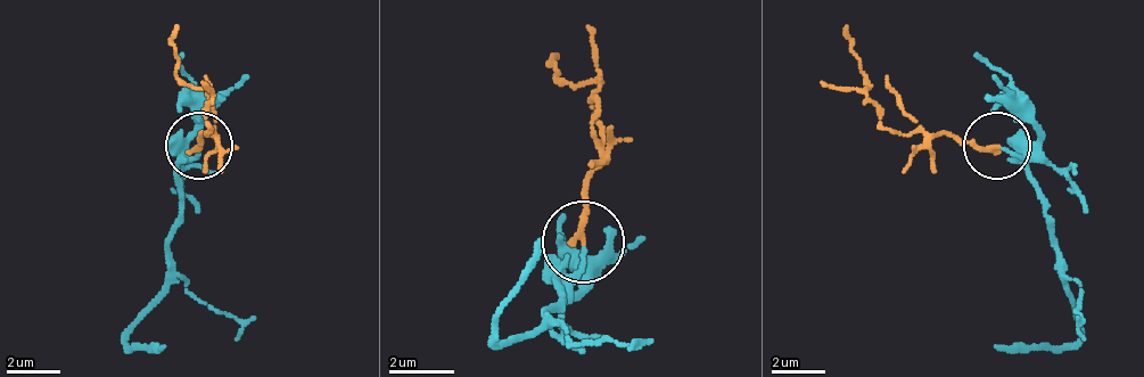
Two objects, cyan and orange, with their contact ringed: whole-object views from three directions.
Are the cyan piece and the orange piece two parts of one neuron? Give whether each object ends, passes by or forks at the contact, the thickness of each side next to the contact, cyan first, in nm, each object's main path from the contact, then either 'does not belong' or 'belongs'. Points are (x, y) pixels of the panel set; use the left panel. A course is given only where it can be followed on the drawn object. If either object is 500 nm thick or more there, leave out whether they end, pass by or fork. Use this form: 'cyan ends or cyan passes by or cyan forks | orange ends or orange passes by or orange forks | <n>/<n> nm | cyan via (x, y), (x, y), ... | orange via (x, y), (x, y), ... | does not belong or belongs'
cyan ends | orange ends | 120/190 nm | cyan via (197, 150), (183, 163), (170, 271), (130, 330), (130, 344), (163, 351) | orange via (197, 144), (211, 130), (211, 97), (177, 76), (177, 23) | belongs

